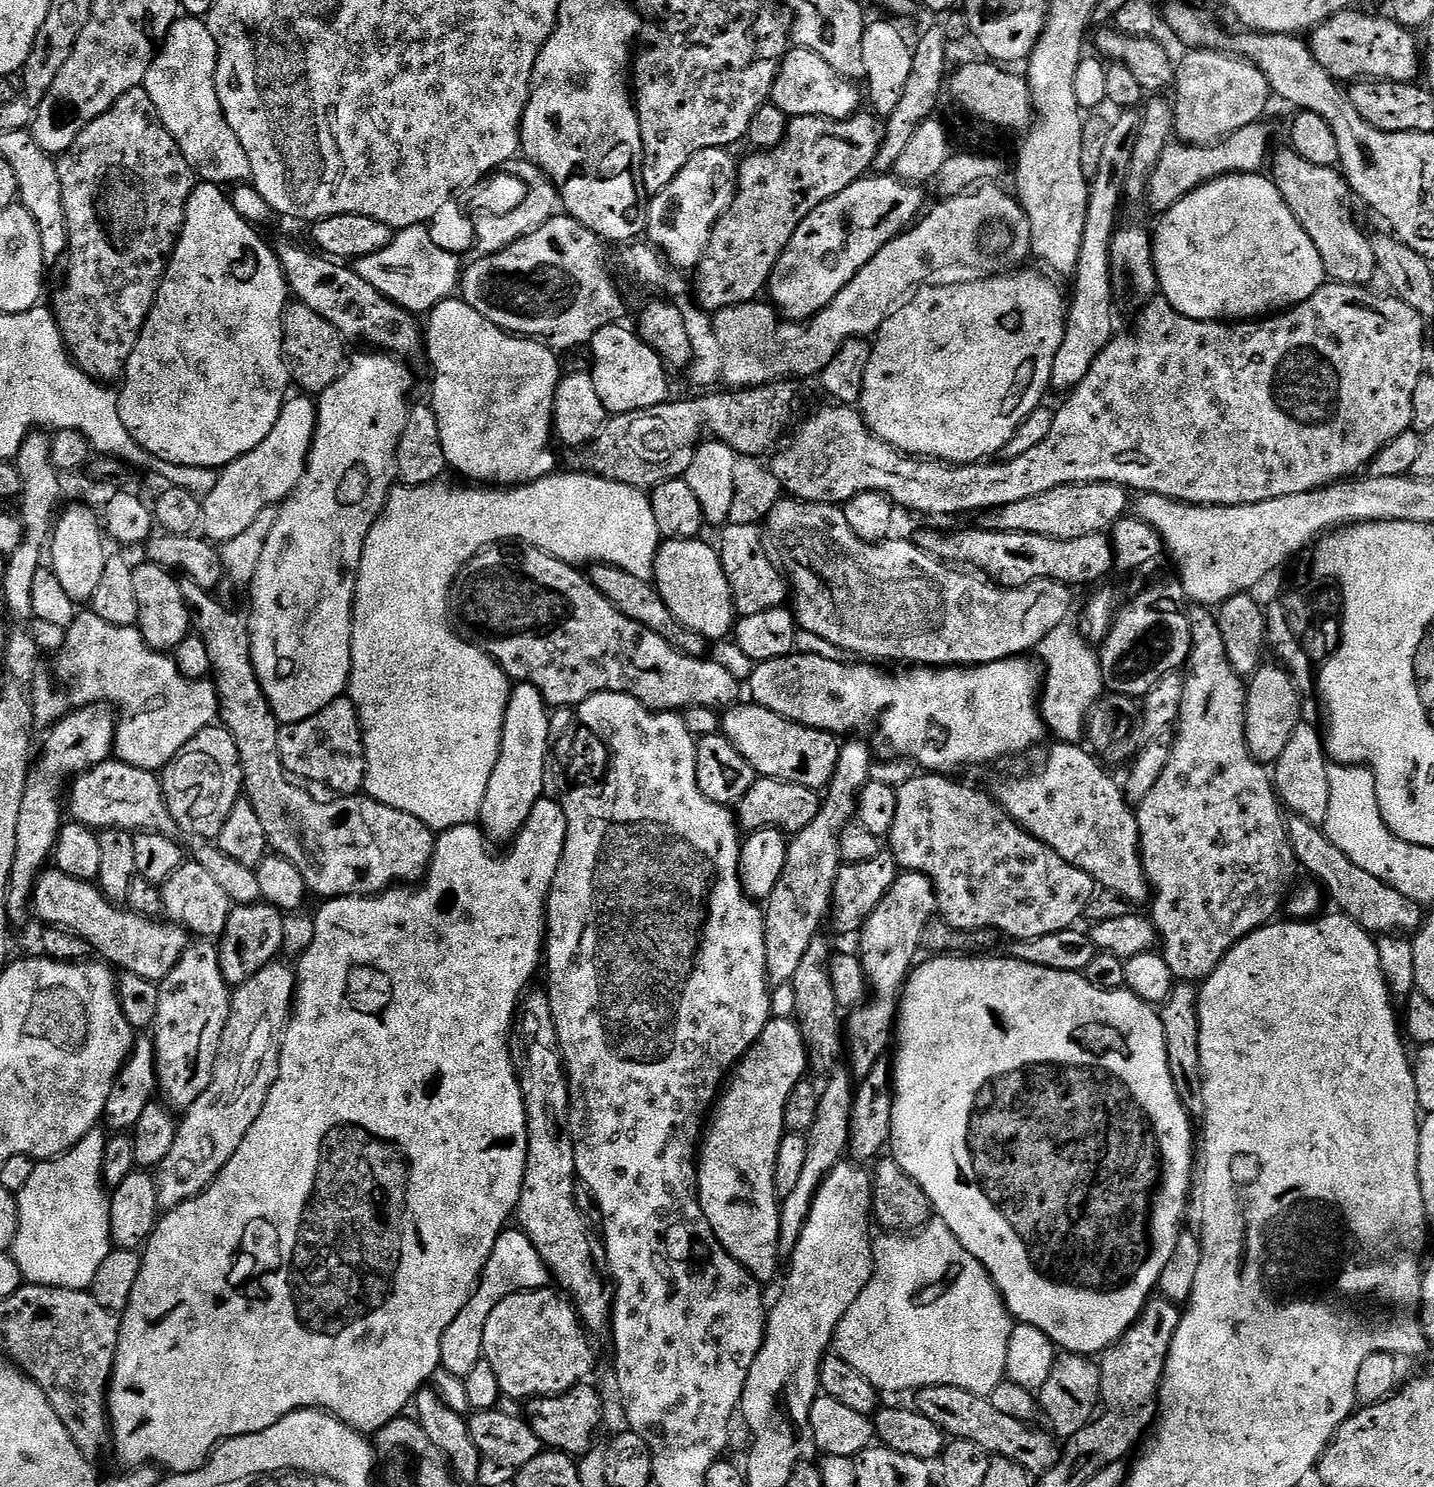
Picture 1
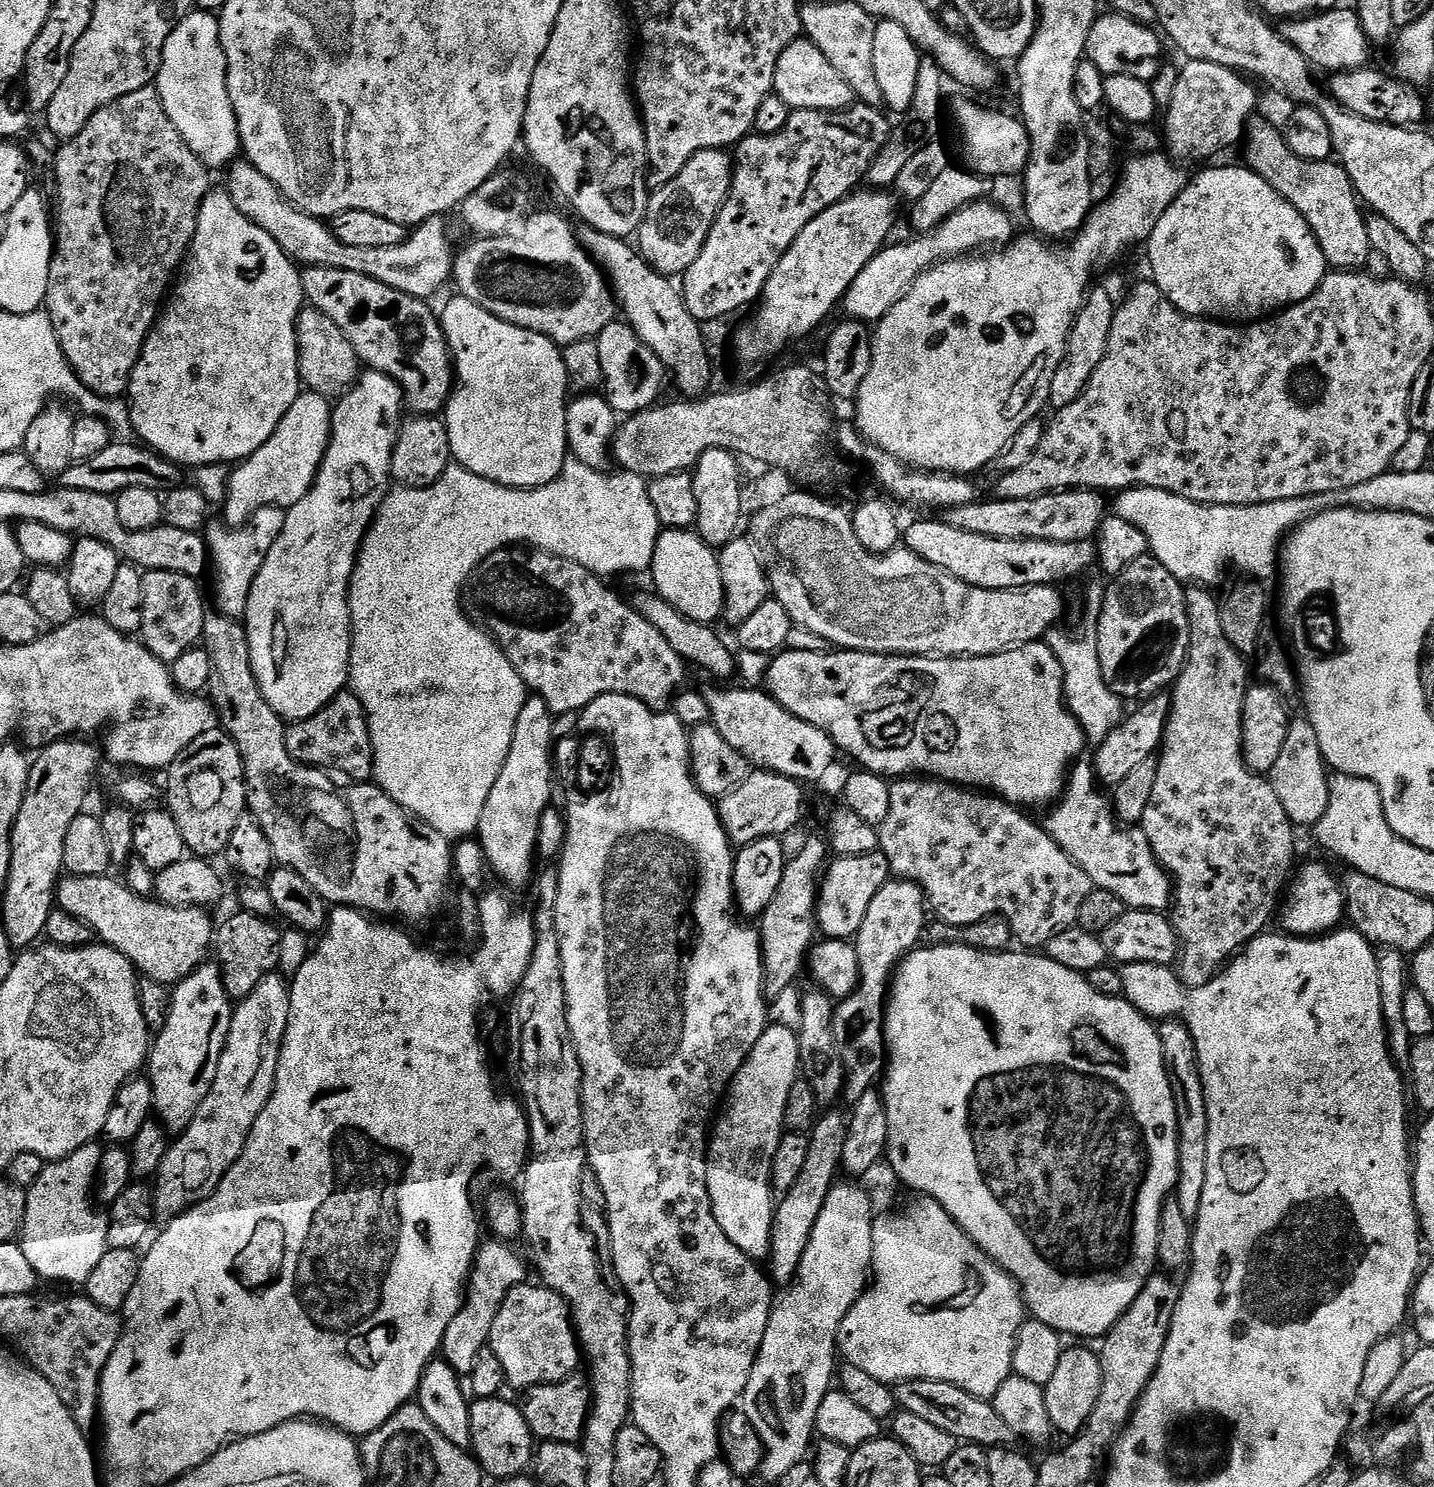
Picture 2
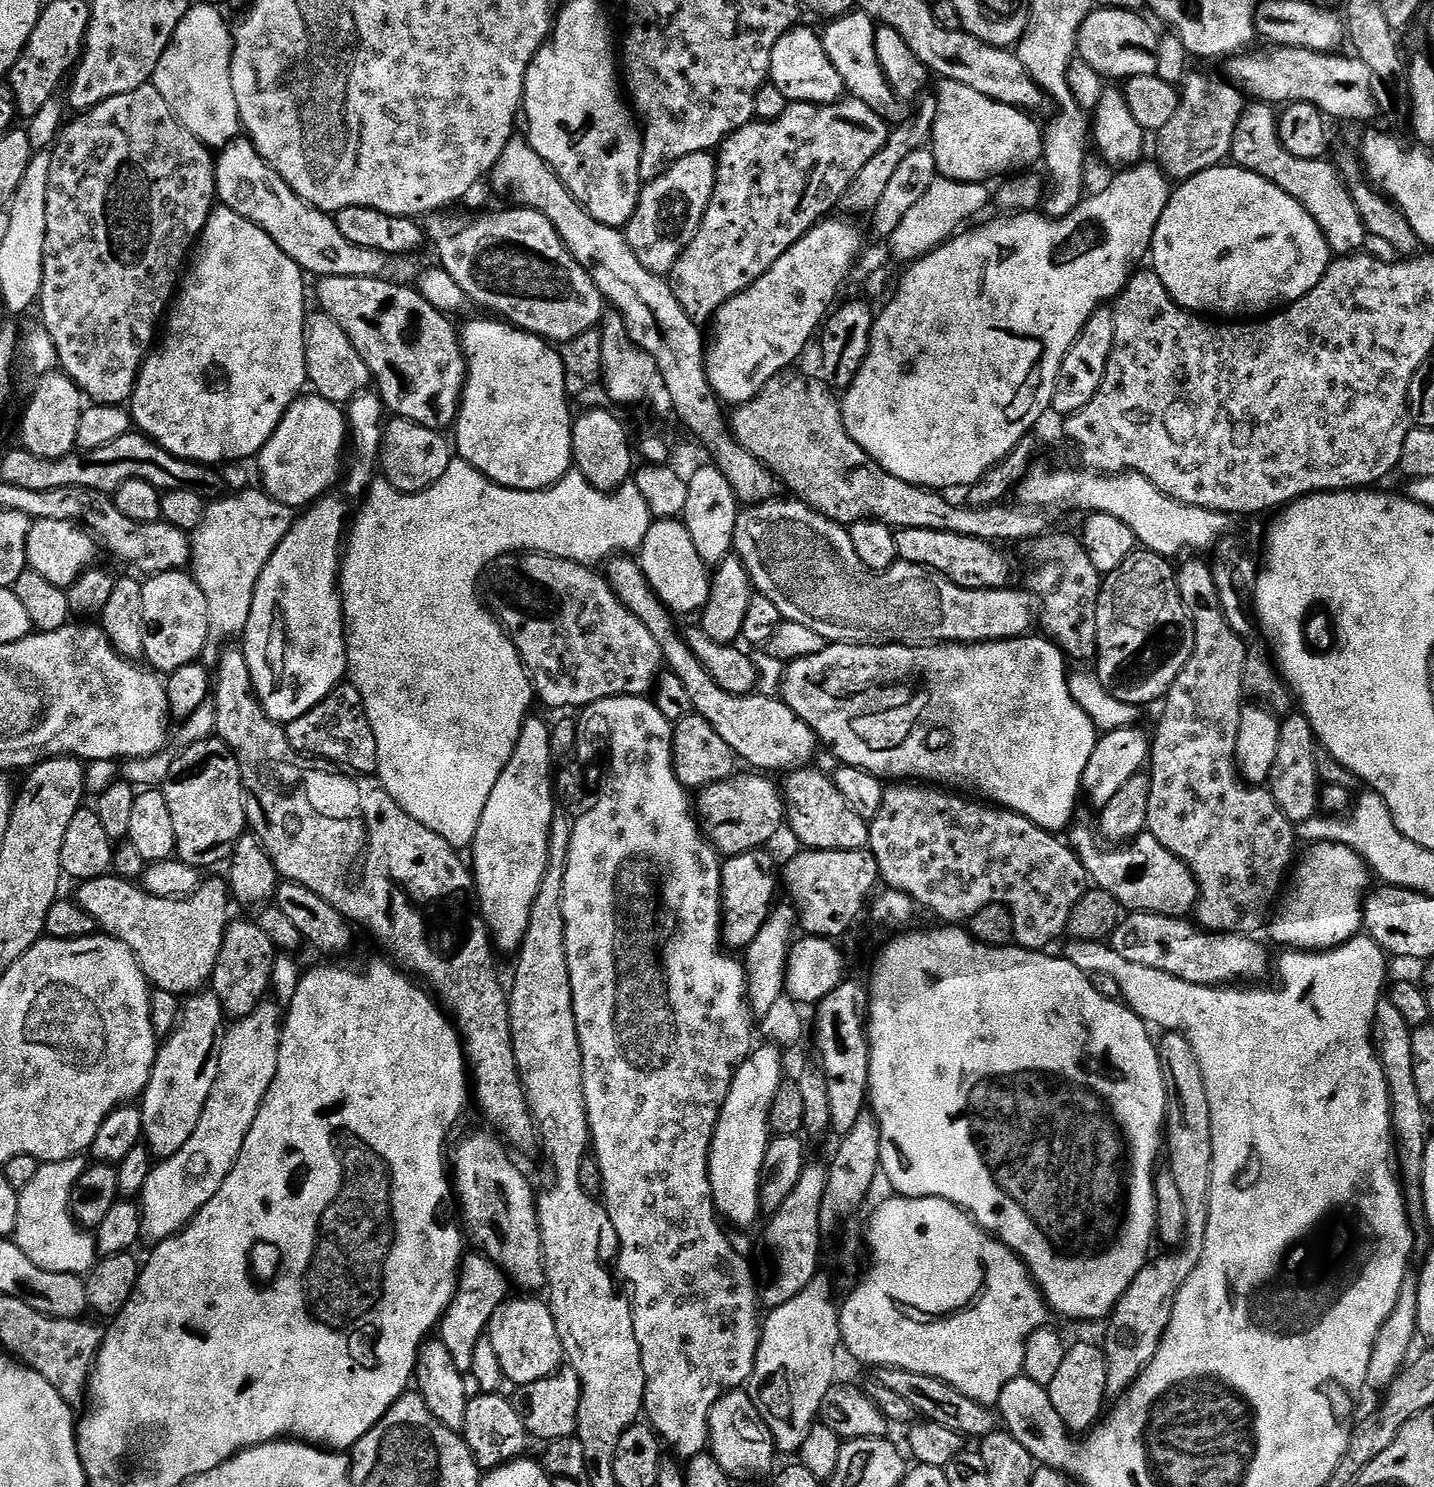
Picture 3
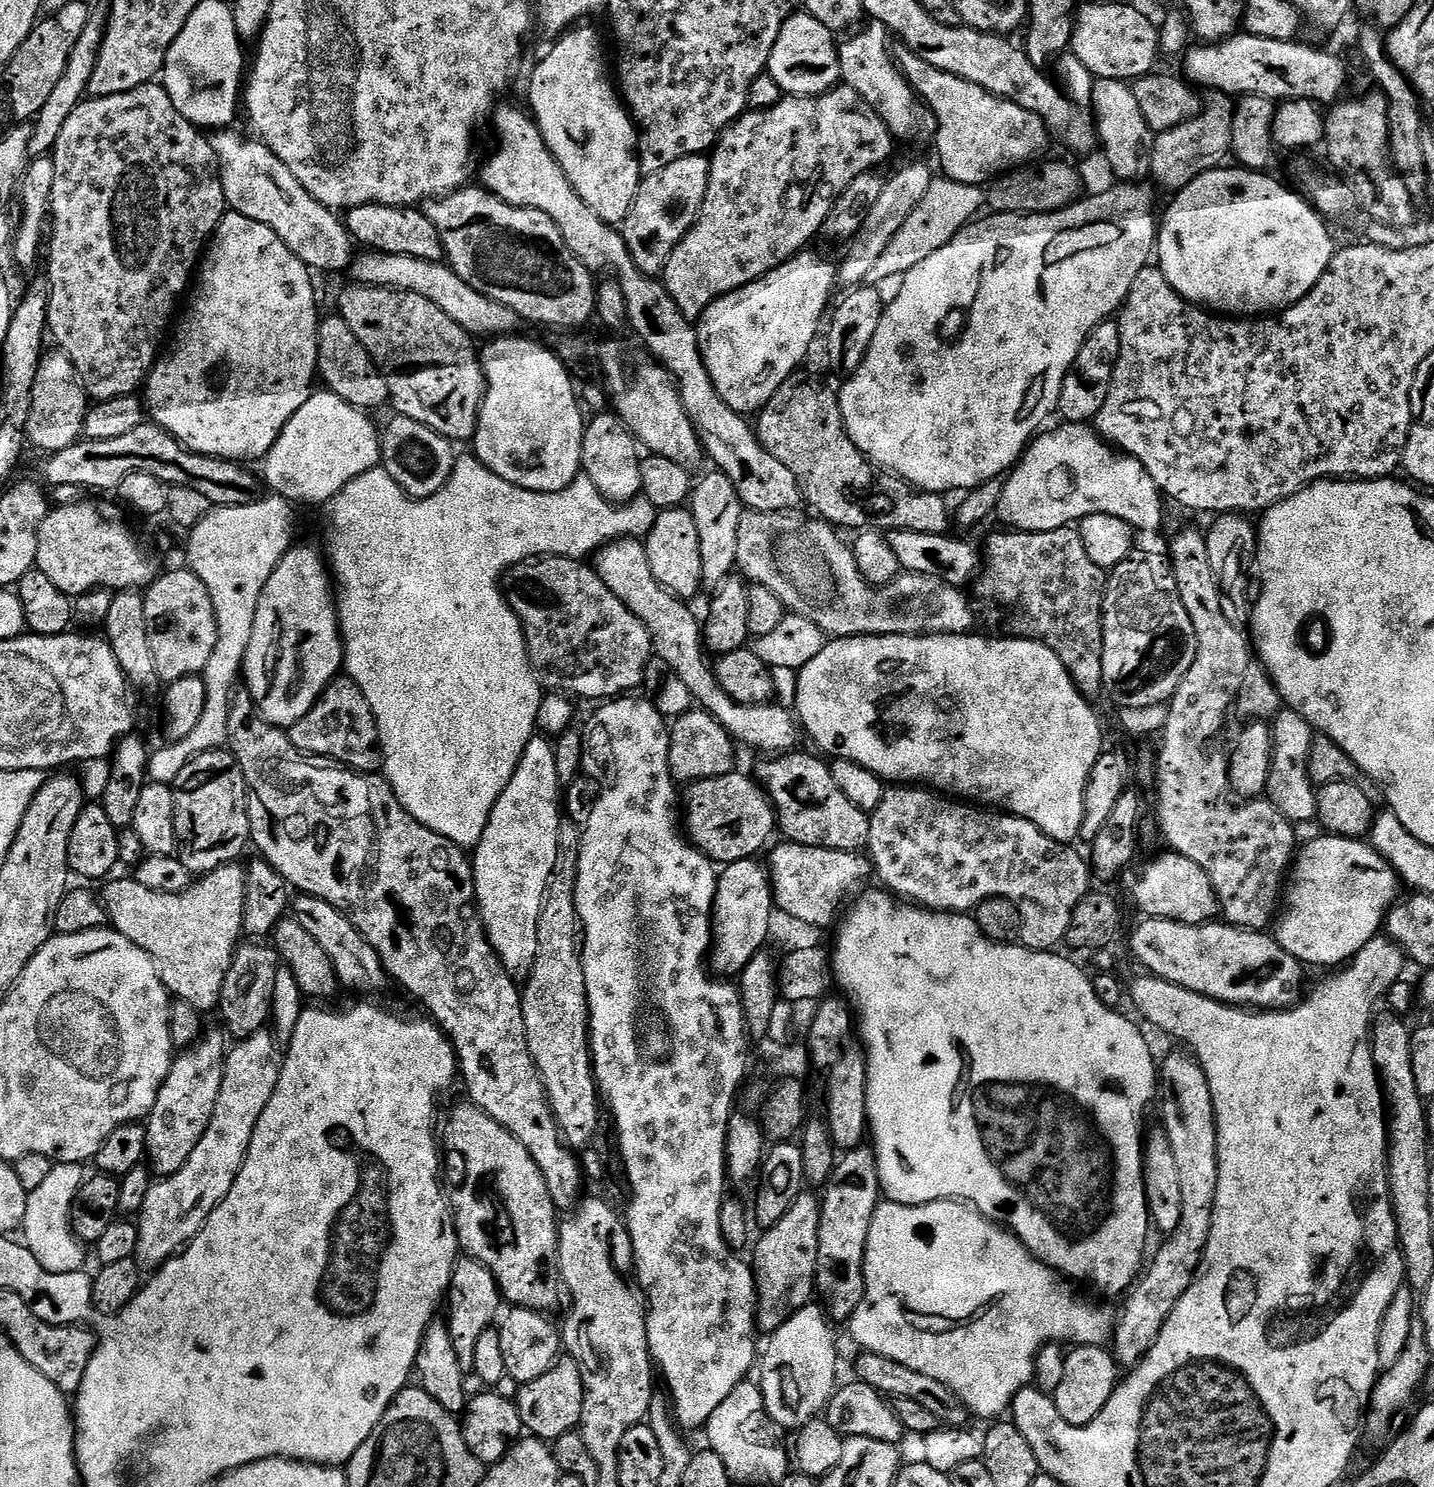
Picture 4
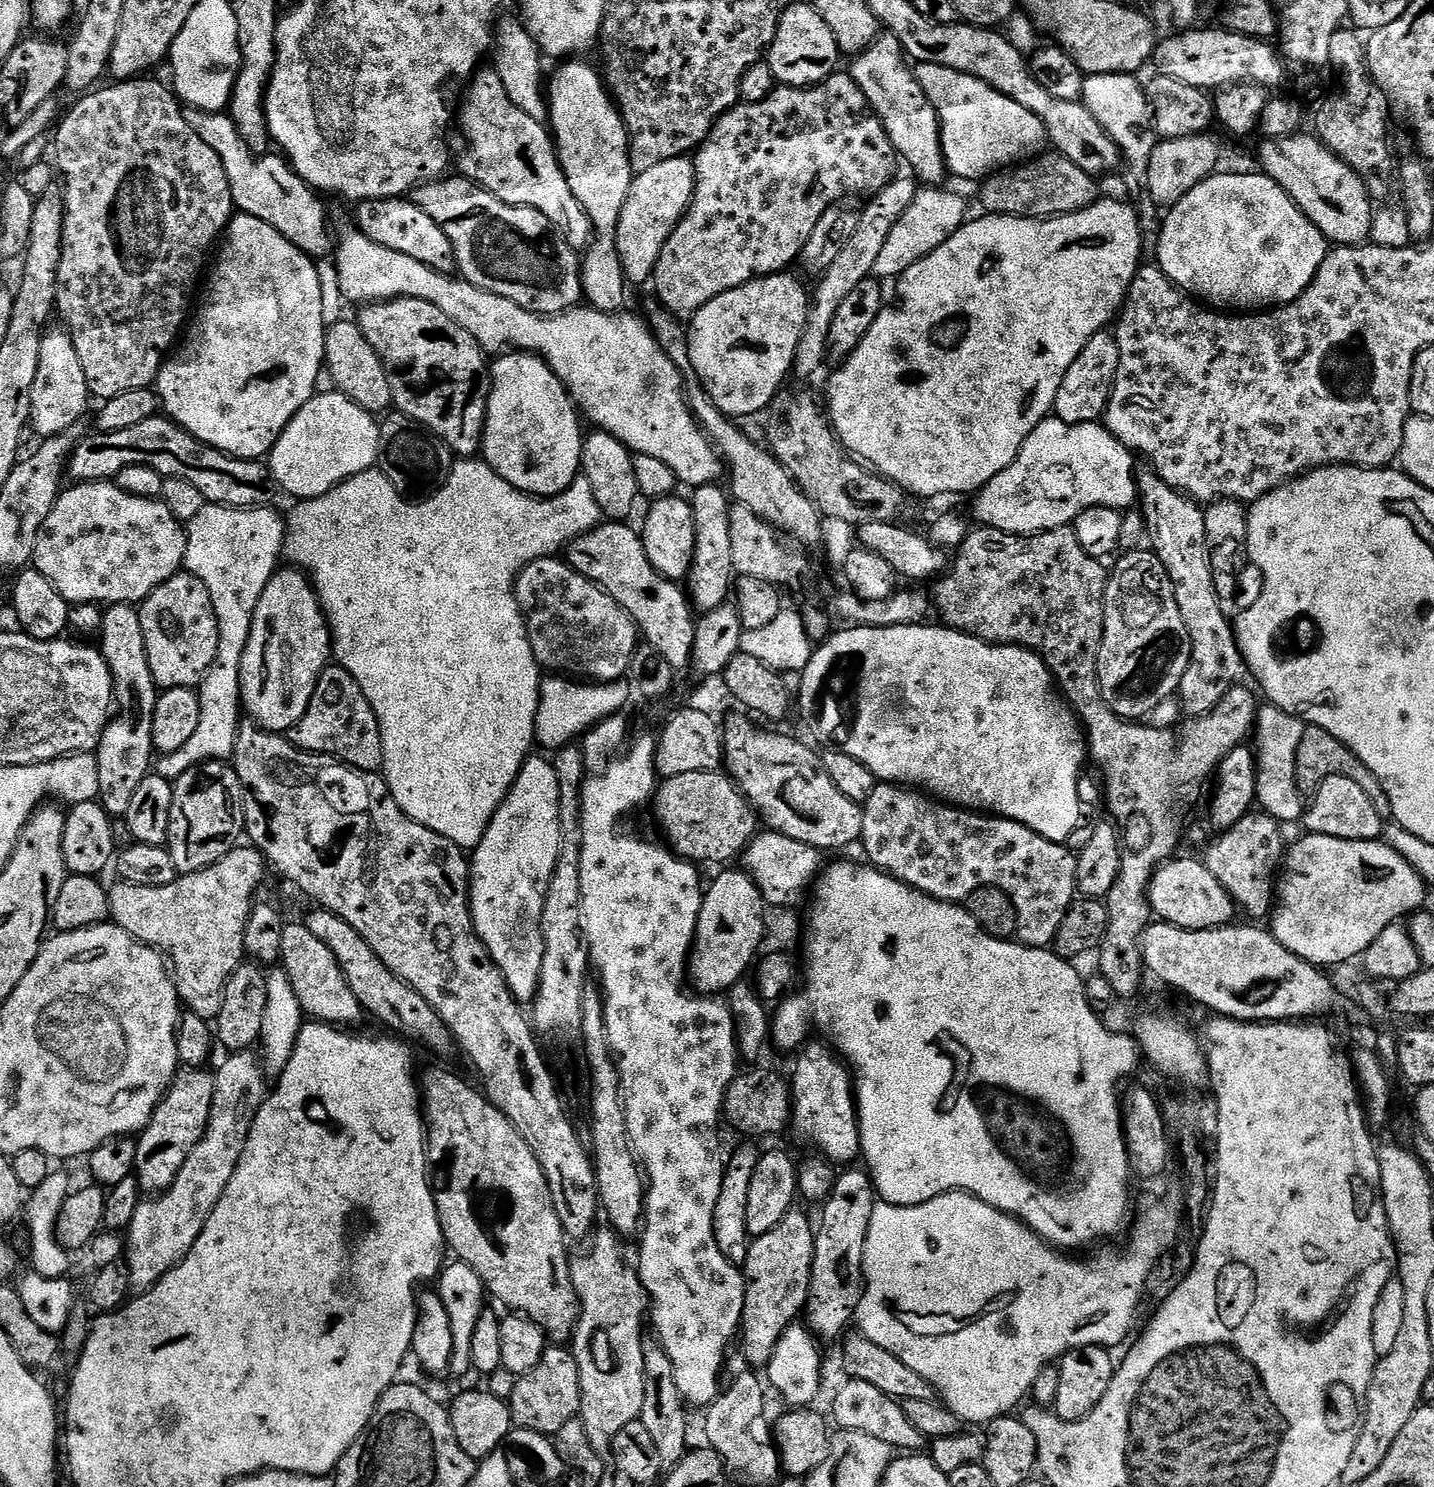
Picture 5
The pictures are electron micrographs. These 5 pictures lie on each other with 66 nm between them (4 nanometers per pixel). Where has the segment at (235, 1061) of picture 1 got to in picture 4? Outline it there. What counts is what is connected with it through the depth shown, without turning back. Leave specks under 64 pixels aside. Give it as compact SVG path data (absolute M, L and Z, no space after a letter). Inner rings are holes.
M263 1030L250 1035L235 1045L236 1049L229 1051L224 1058L224 1077L222 1090L218 1094L218 1102L214 1106L214 1114L210 1118L210 1126L206 1134L202 1134L202 1142L194 1146L190 1158L186 1158L186 1166L172 1176L157 1179L150 1186L150 1194L146 1194L146 1202L142 1202L142 1210L138 1214L138 1246L136 1247L135 1261L144 1270L161 1268L171 1256L177 1255L187 1248L188 1243L203 1230L204 1223L210 1214L220 1205L222 1198L230 1194L230 1186L234 1186L234 1178L240 1175L240 1167L248 1153L248 1147L254 1134L254 1126L266 1110L266 1102L274 1094L274 1086L278 1086L280 1064L276 1047L278 1041L271 1031Z

